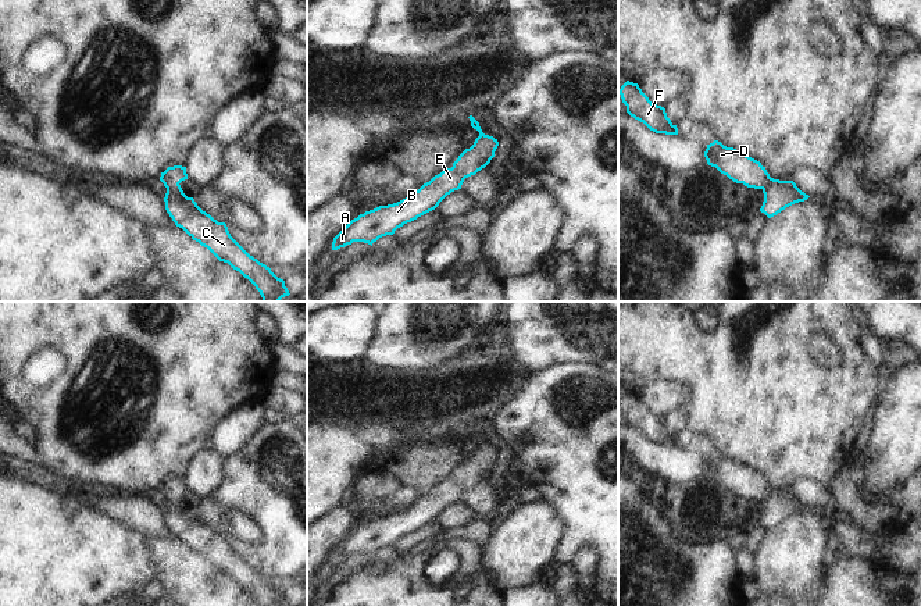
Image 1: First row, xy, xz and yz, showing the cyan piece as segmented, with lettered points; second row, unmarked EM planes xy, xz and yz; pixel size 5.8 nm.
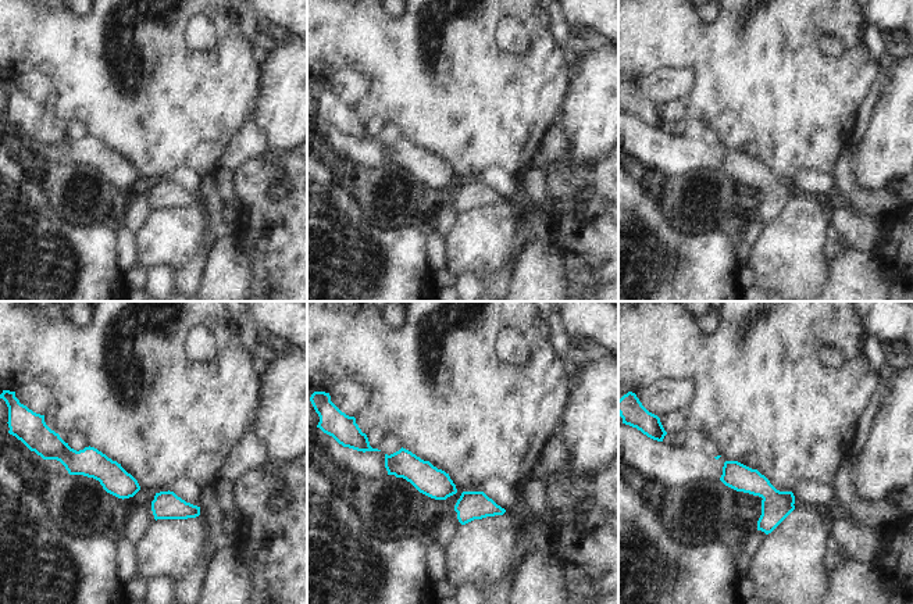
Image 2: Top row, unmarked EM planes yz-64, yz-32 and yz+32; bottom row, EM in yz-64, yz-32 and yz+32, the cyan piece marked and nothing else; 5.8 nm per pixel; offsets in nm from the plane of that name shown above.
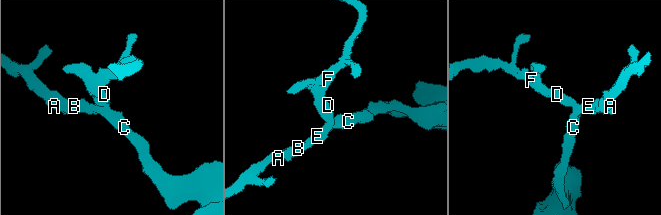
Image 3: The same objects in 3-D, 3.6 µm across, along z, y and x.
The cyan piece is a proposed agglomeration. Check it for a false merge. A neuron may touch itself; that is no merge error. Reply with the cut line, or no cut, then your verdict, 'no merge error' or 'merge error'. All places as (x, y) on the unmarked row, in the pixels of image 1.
cut none; no merge error

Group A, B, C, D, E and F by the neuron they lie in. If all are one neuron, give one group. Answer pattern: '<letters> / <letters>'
A B C D E F

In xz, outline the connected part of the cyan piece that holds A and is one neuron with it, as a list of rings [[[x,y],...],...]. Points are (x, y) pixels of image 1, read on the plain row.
[[[472,427],[468,429],[479,448],[470,460],[458,467],[451,480],[435,486],[411,507],[393,516],[379,517],[351,531],[333,549],[332,562],[353,553],[364,553],[372,557],[379,549],[393,546],[397,539],[435,521],[447,506],[461,500],[465,489],[485,480],[495,468],[499,453],[493,448],[485,446]]]

